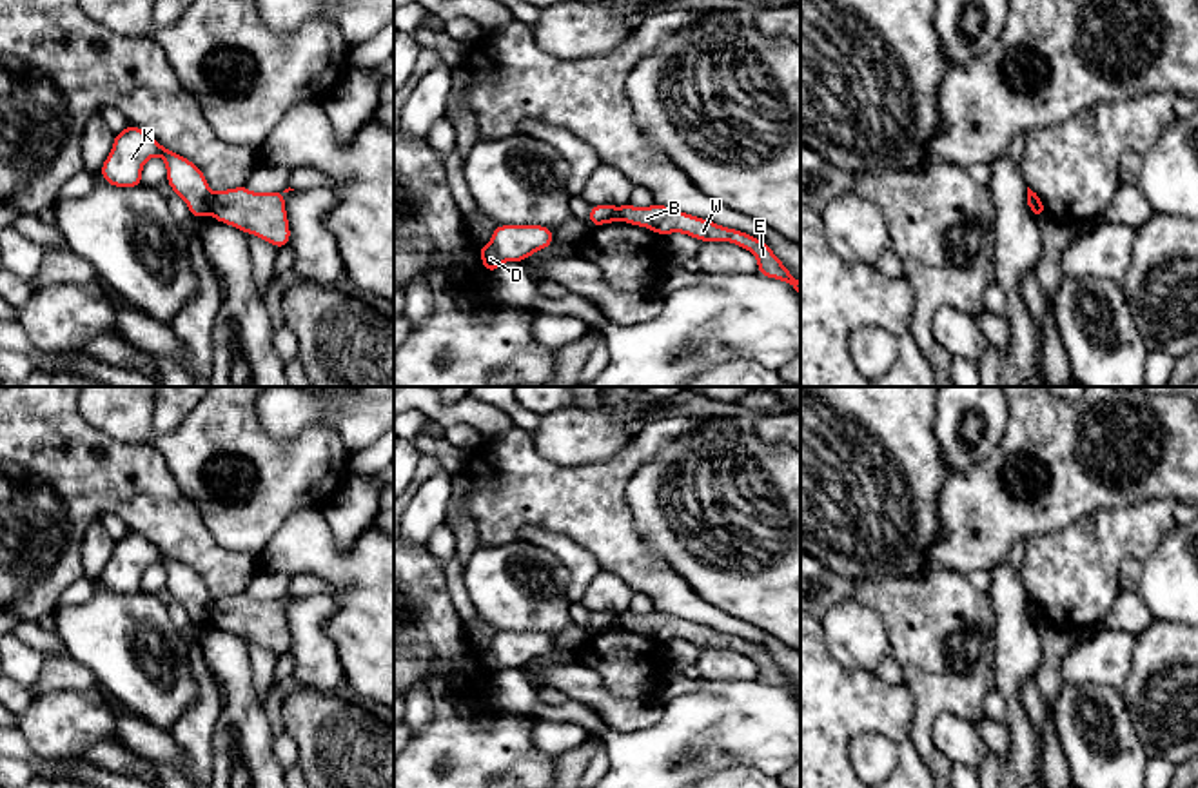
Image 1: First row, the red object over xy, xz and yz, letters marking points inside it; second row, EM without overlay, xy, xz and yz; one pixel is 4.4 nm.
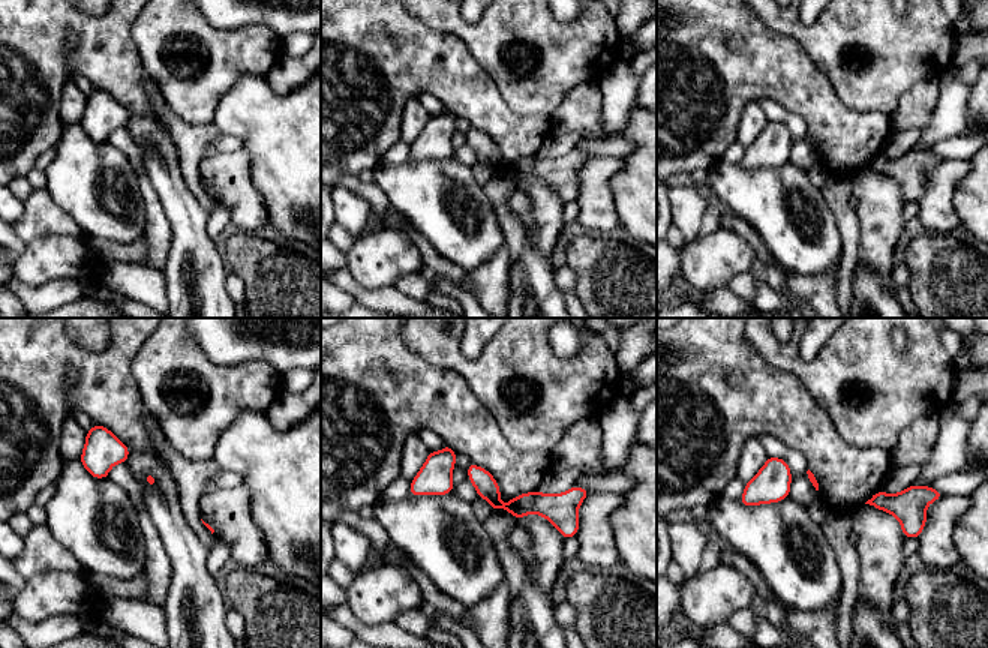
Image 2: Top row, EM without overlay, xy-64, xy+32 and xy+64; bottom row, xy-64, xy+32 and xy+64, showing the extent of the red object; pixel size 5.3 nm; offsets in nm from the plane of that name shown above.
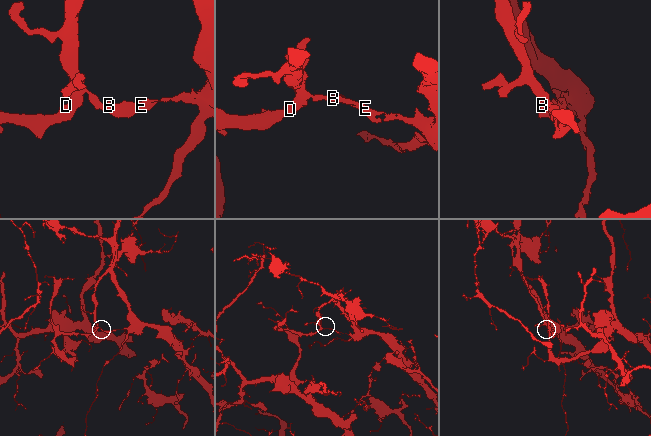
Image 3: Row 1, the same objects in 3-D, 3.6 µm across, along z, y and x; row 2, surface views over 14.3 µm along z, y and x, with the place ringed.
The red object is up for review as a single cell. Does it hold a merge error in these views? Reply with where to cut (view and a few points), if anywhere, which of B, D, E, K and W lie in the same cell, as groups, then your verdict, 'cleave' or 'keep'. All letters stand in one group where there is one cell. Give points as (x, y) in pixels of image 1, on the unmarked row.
cut in xy along (213, 600), (207, 618); B E W / D K; cleave

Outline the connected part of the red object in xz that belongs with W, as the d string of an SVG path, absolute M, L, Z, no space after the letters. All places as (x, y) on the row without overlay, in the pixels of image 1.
M635 612L619 614L619 626L652 635L653 639L666 643L670 639L682 639L699 648L730 648L755 661L759 674L757 679L773 686L790 690L800 704L800 688L782 672L775 659L759 645L742 637L721 634L710 626L670 616L666 612L648 612L639 616Z

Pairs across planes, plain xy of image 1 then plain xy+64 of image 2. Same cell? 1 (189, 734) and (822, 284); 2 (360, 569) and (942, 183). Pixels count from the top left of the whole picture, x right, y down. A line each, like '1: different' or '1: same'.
1: same
2: different

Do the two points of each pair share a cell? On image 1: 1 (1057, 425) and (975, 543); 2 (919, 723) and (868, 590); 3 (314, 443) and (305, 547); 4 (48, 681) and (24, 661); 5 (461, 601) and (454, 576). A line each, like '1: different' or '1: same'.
1: same
2: same
3: different
4: different
5: same

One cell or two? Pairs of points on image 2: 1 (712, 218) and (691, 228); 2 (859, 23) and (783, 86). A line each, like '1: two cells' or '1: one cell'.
1: two cells
2: two cells

